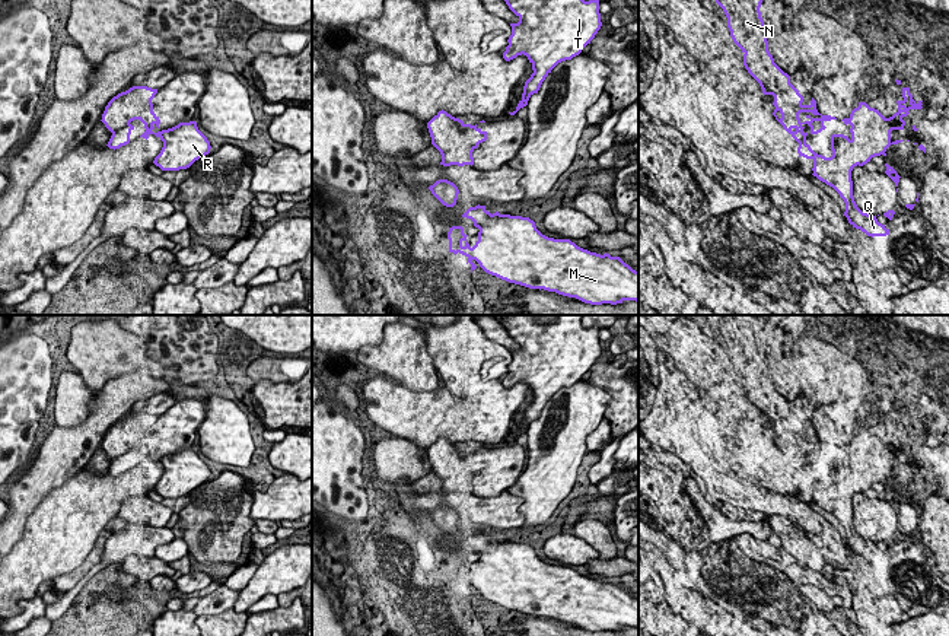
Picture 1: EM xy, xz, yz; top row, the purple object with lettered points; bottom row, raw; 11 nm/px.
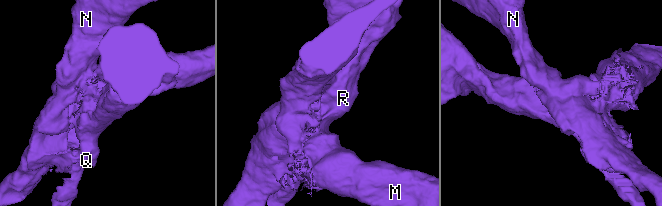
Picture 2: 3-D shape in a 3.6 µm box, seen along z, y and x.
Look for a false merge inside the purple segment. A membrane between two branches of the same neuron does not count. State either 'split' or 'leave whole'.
split

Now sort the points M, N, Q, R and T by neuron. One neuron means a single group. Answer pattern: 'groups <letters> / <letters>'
groups M Q R T / N

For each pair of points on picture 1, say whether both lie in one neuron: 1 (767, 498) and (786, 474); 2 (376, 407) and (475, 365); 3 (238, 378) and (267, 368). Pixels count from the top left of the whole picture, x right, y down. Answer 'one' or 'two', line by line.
1: one
2: one
3: one

